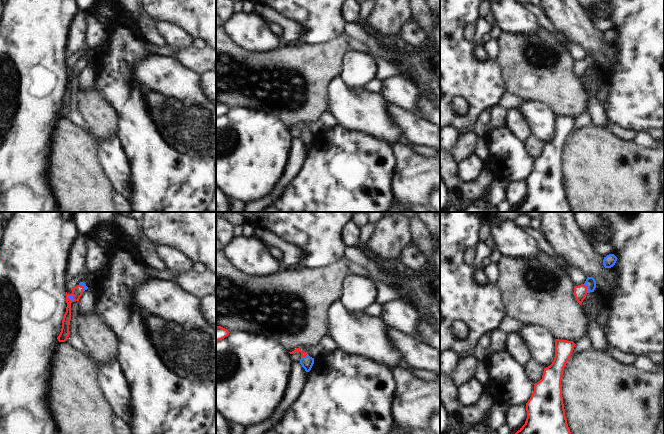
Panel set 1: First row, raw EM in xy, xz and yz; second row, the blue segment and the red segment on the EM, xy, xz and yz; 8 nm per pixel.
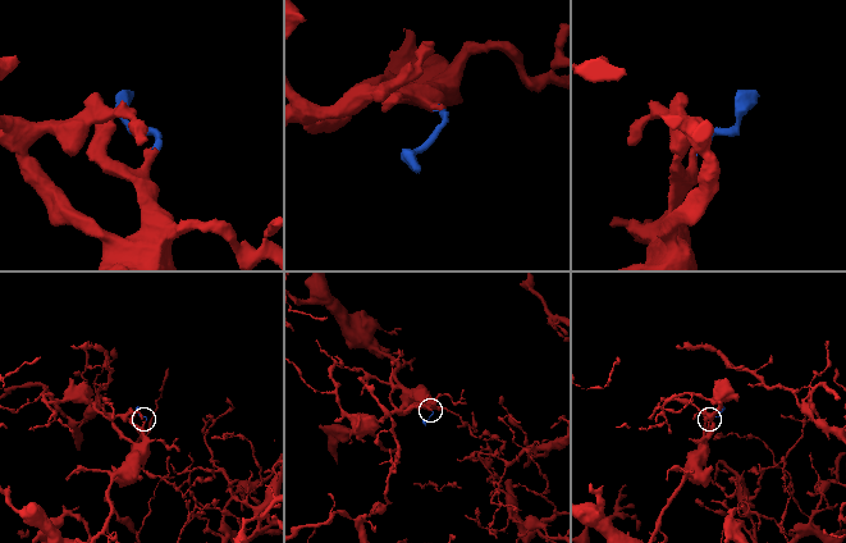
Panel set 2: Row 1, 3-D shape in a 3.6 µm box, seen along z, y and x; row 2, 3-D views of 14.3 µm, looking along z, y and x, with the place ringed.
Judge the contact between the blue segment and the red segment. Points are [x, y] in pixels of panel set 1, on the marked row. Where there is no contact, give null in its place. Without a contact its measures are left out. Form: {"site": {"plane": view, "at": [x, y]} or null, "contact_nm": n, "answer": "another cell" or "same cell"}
{"site": {"plane": "yz", "at": [587, 288]}, "contact_nm": 80, "answer": "same cell"}

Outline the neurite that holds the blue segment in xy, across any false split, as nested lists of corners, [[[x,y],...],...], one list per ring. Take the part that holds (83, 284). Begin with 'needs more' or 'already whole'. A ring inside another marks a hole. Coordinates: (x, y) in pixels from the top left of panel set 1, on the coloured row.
needs more; [[[80,282],[77,286],[72,288],[72,293],[68,294],[66,292],[66,312],[64,314],[62,320],[62,328],[59,336],[57,337],[59,342],[65,342],[69,337],[69,325],[71,320],[71,303],[75,301],[79,301],[80,297],[82,296],[83,292],[87,290],[88,287],[84,282]]]

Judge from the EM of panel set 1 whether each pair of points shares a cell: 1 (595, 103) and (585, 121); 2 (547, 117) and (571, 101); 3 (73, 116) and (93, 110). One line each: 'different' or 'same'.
1: different
2: different
3: different

